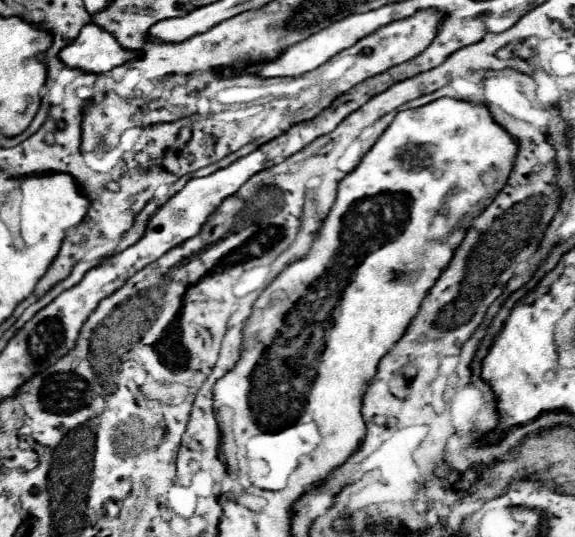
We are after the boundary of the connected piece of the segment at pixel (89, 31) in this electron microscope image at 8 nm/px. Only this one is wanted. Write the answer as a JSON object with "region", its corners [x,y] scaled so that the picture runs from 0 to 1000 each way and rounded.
{"region":[[[151,45],[141,63],[99,104],[120,127],[172,138],[217,119],[221,112],[242,104],[242,97],[210,89],[190,60],[176,56],[169,45]]]}

